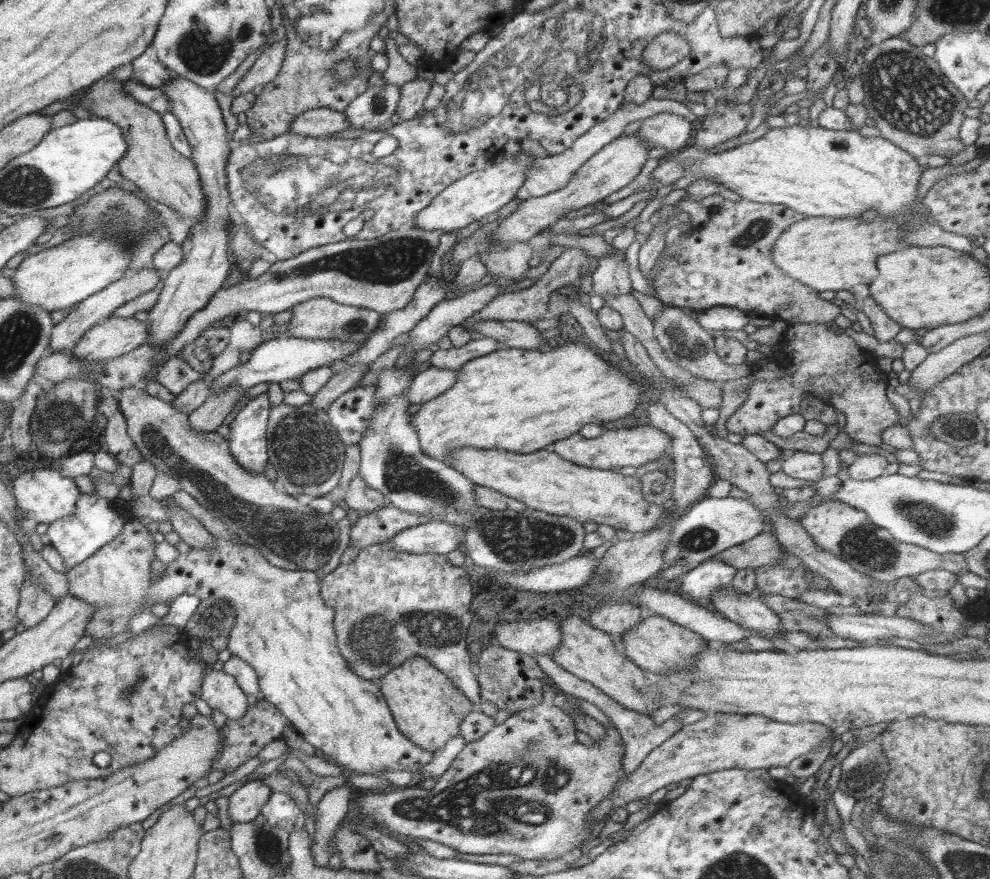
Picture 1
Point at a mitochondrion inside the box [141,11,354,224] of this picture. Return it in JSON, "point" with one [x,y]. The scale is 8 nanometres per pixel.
{"point":[205,55]}

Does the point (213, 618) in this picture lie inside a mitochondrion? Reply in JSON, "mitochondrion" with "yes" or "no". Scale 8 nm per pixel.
{"mitochondrion":"yes"}

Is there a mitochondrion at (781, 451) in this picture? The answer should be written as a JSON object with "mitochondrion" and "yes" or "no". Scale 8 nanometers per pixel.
{"mitochondrion":"no"}

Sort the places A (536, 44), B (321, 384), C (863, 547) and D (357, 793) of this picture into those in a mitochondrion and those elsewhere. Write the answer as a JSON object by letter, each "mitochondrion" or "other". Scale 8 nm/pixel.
{"A":"mitochondrion","B":"other","C":"mitochondrion","D":"other"}

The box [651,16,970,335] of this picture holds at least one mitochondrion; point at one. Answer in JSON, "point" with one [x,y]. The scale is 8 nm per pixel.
{"point":[907,94]}

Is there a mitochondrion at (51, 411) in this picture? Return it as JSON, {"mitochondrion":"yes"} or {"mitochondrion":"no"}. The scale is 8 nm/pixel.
{"mitochondrion":"yes"}

